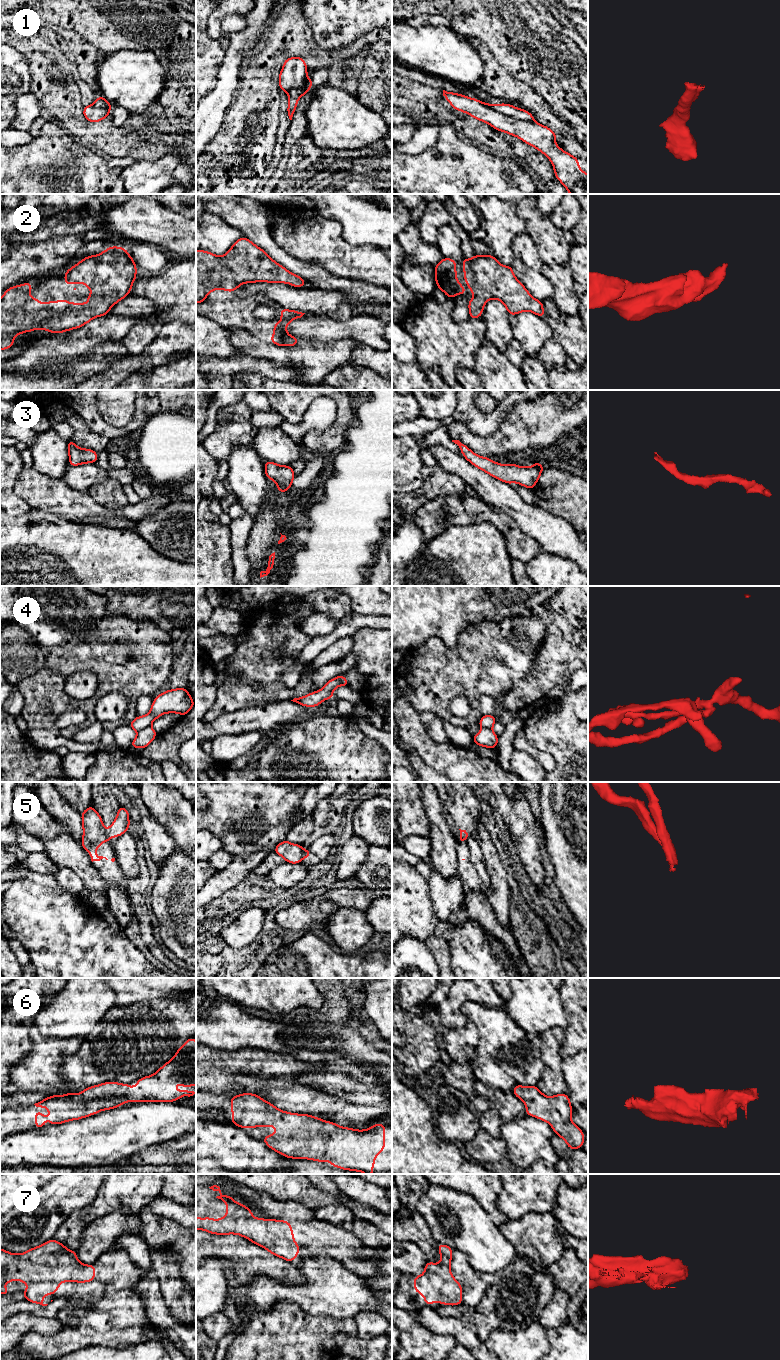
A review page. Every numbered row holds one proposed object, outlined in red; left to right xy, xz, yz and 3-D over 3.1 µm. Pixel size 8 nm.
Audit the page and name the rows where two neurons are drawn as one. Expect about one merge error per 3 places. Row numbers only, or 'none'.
1, 4, 5

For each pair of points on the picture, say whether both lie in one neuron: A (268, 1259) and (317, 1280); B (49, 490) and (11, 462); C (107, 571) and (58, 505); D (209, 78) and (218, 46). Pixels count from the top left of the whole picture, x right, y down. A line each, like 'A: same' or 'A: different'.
A: different
B: different
C: different
D: same

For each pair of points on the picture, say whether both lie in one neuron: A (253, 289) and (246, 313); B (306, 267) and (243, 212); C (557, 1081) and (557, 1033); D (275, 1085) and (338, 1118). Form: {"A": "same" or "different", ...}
{"A": "different", "B": "same", "C": "same", "D": "different"}

